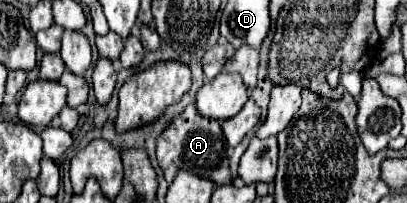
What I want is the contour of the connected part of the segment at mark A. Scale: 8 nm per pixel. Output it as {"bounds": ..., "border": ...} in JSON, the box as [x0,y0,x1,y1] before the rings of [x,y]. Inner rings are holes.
{"bounds":[157,105,233,185],"border":[[[189,105],[179,117],[173,119],[173,123],[157,139],[157,161],[165,173],[167,183],[175,179],[175,173],[179,173],[179,169],[187,169],[203,179],[213,181],[215,185],[223,185],[223,183],[231,183],[233,179],[229,171],[227,149],[229,145],[221,133],[219,123],[215,119],[201,117],[195,105]]]}

